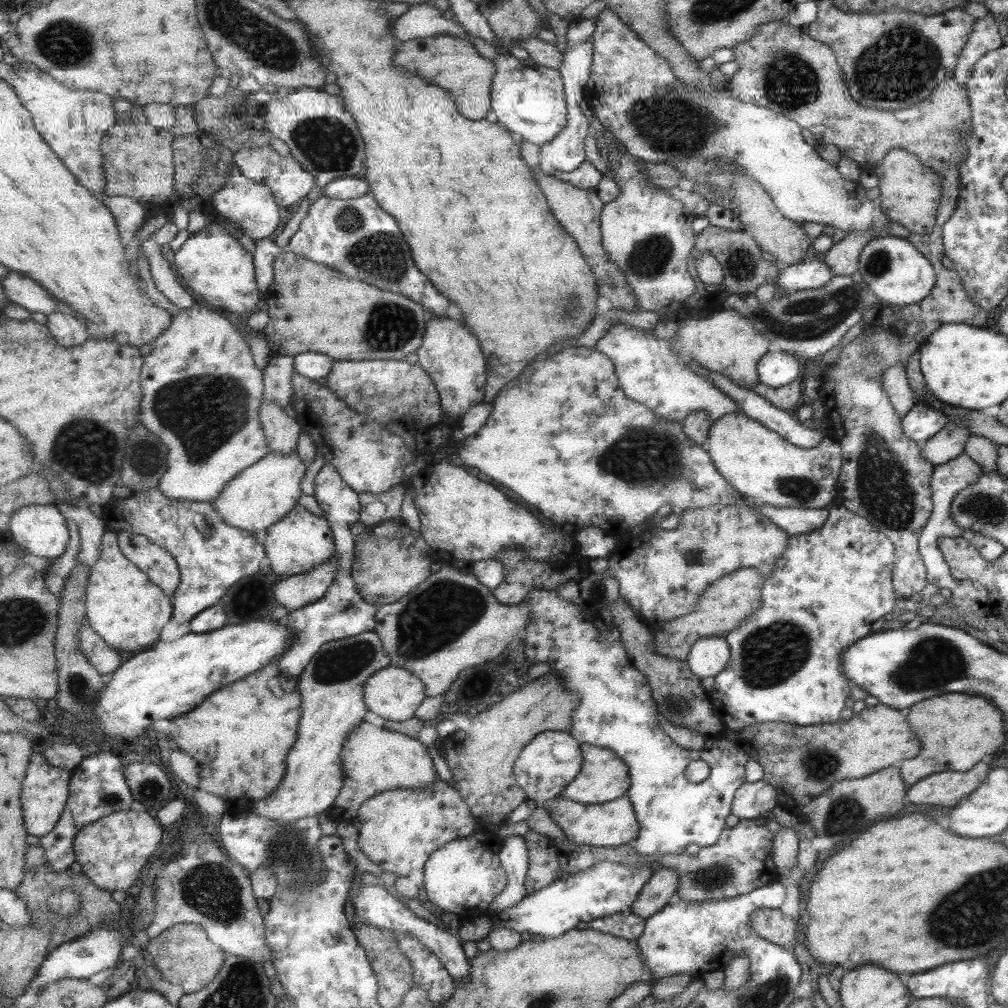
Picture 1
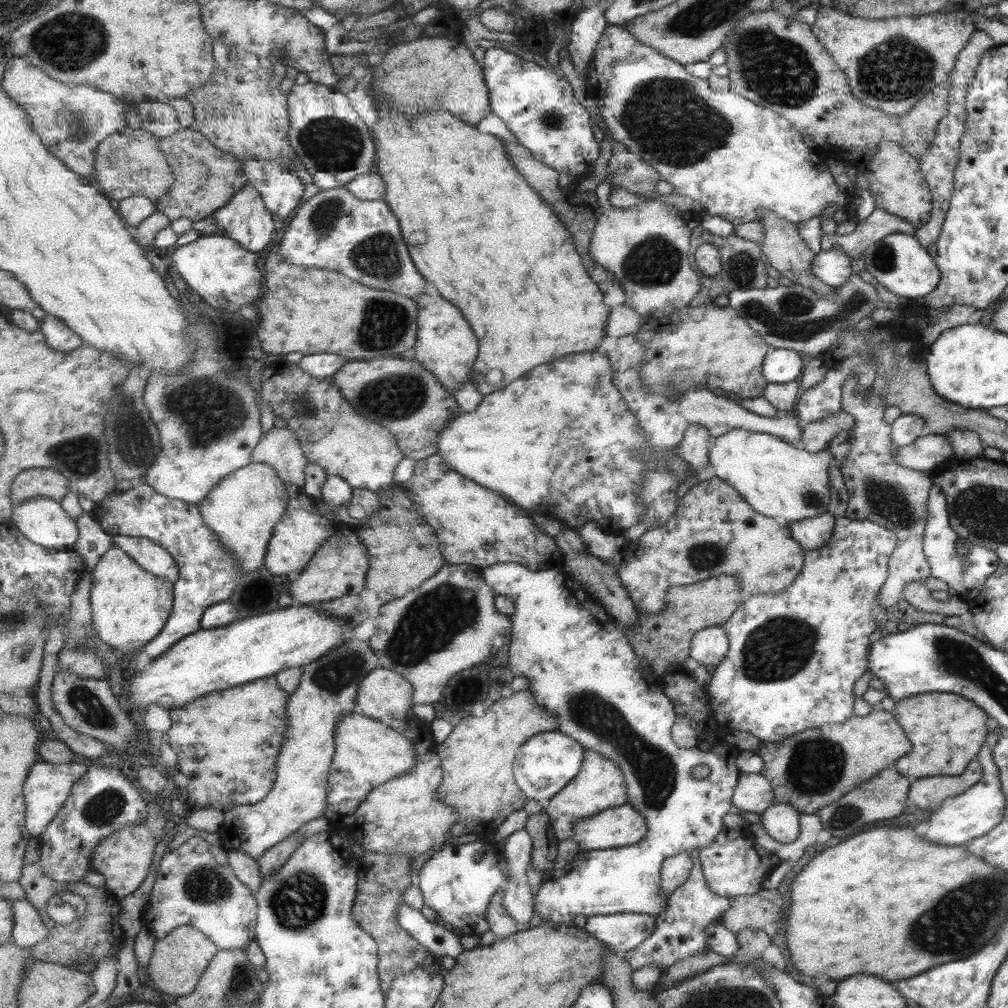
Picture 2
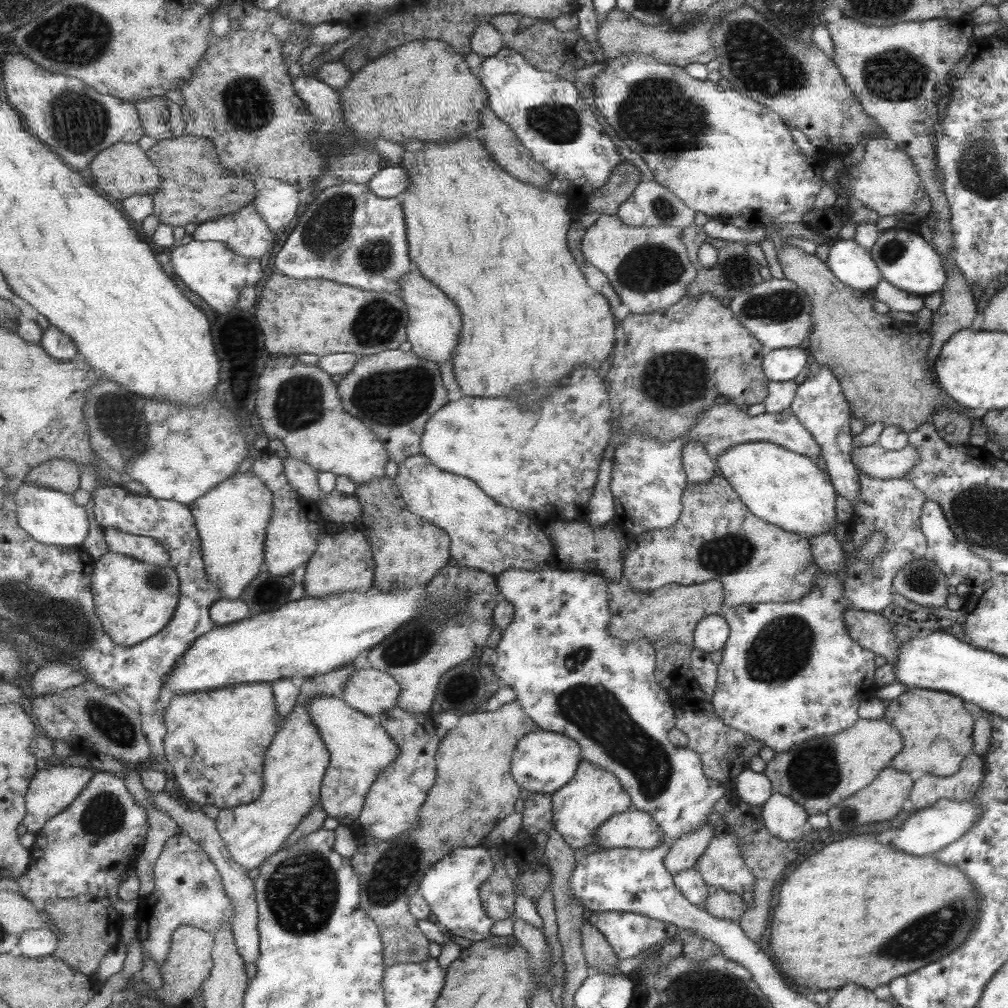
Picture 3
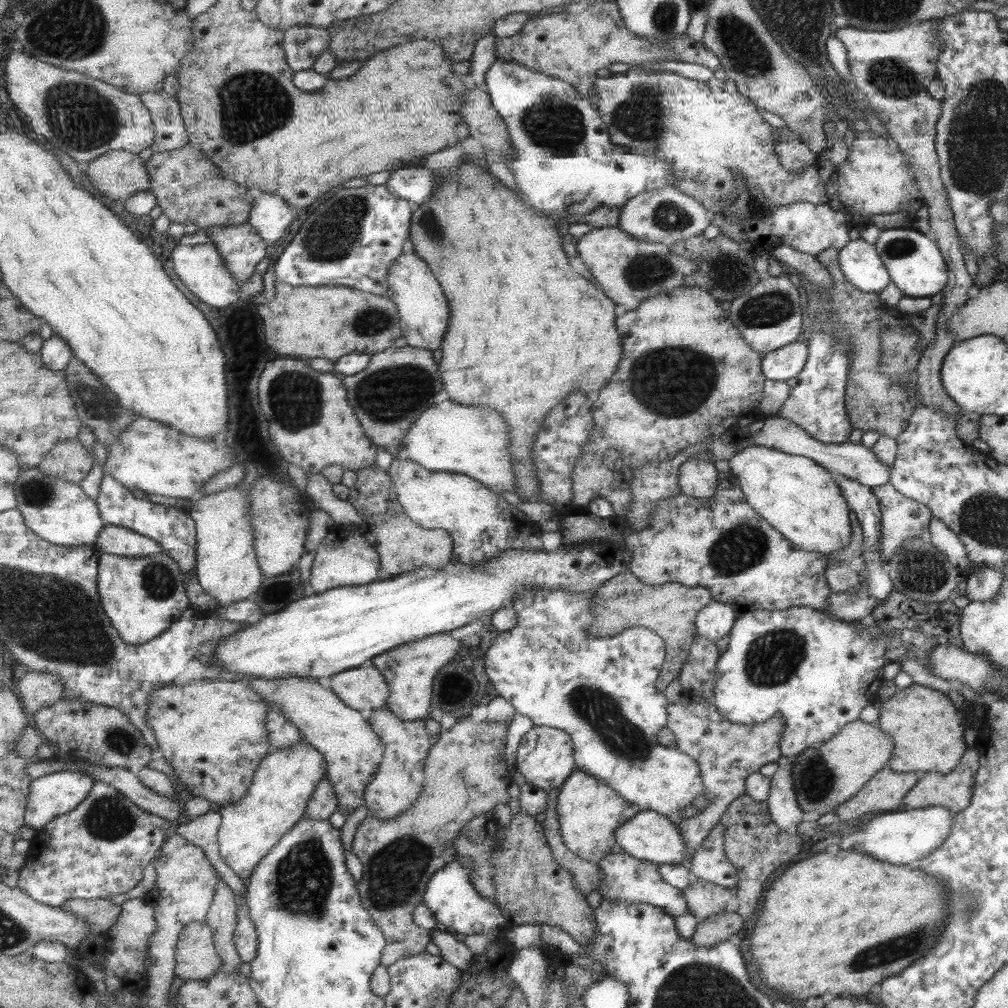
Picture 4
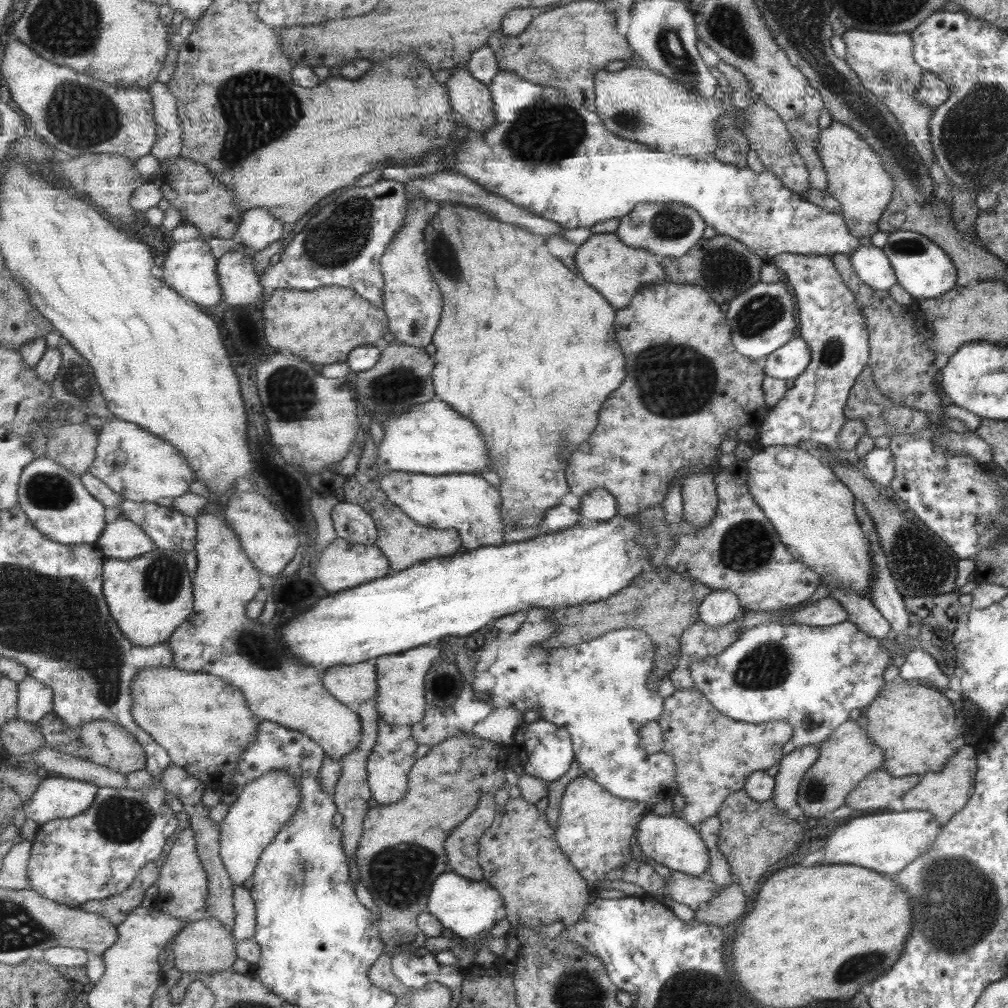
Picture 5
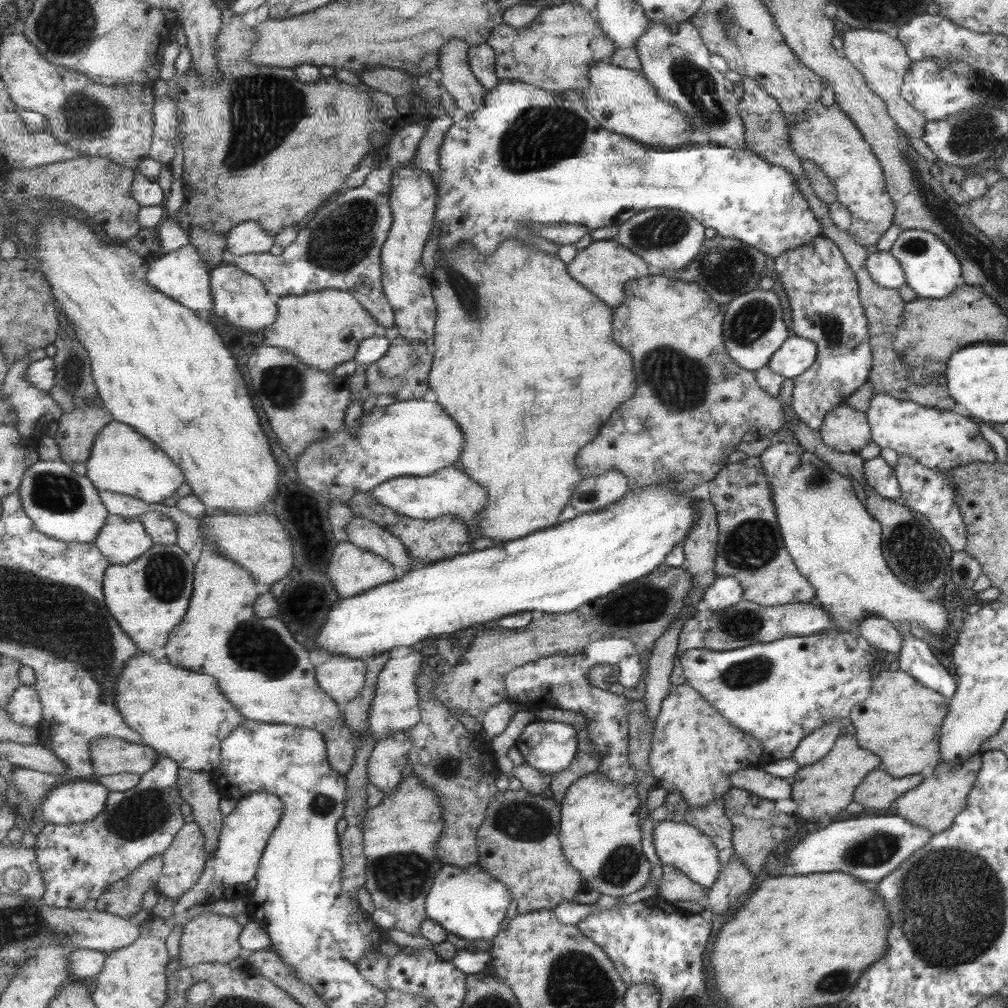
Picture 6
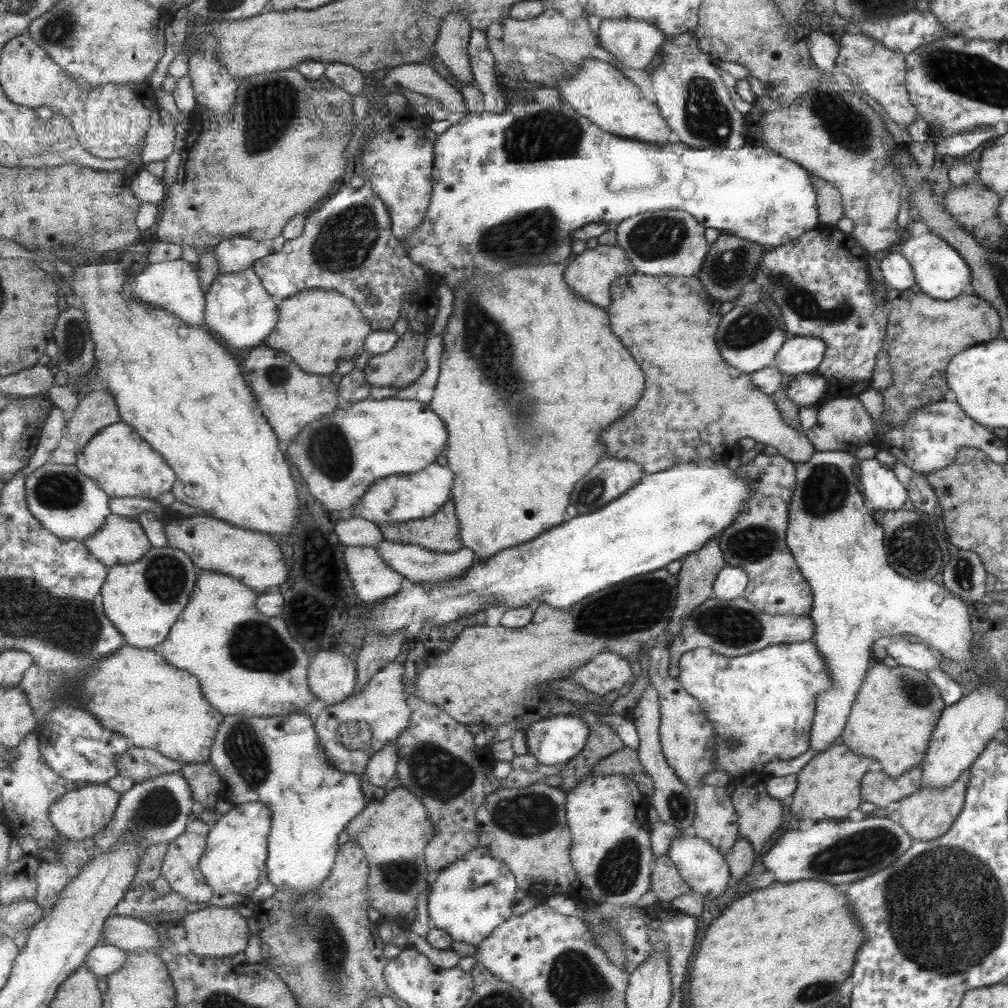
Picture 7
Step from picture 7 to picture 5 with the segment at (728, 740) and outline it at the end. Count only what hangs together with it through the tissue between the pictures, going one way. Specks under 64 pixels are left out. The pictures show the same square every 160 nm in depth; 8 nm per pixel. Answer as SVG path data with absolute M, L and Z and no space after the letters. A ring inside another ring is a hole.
M848 620L826 627L773 621L745 629L718 656L691 664L690 674L695 688L702 692L715 710L736 722L787 722L793 731L791 739L782 749L782 755L787 755L795 749L809 745L817 747L824 743L831 733L849 719L853 710L870 705L871 700L878 696L877 692L882 690L883 672L887 664L887 648Z

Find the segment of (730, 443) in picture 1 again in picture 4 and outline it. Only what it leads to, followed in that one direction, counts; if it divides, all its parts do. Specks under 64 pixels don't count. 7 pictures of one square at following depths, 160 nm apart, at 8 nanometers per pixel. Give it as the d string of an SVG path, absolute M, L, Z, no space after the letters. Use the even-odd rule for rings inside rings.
M748 446L735 453L728 465L729 474L736 479L755 513L796 547L828 556L849 543L851 528L846 499L838 484L814 460L783 454L771 447Z

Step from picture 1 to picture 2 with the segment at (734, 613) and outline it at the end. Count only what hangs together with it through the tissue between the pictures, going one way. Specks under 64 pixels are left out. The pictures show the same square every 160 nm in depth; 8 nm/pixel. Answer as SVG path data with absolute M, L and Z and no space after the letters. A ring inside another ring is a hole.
M719 575L690 585L672 586L667 592L664 608L656 615L639 610L642 623L627 629L627 636L656 680L667 668L689 666L689 650L694 634L708 626L722 627L740 608L744 597L740 582L733 575Z

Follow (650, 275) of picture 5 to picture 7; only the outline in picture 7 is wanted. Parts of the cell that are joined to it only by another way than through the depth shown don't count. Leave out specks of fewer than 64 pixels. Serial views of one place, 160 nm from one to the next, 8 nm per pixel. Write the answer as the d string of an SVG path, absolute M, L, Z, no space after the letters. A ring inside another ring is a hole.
M598 245L594 249L583 251L567 268L566 281L574 288L579 296L589 300L591 304L609 308L613 302L612 285L623 275L633 275L638 272L626 251L618 245Z

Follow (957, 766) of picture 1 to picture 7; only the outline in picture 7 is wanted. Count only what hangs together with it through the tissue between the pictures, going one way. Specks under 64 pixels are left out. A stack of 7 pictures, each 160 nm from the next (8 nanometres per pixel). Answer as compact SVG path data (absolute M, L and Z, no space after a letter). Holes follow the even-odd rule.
M873 660L866 680L851 703L850 716L840 736L843 745L855 755L879 762L884 774L897 778L924 760L941 710L943 701L939 689L925 672L899 665L887 667Z

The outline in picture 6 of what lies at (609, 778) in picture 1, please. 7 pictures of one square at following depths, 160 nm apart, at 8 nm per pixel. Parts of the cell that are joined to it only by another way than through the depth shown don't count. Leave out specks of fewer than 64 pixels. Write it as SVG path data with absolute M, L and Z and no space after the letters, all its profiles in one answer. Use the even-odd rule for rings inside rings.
M595 772L573 783L561 805L563 851L582 874L584 890L623 897L647 888L651 864L647 861L644 836L639 828L645 811L637 785L617 785Z

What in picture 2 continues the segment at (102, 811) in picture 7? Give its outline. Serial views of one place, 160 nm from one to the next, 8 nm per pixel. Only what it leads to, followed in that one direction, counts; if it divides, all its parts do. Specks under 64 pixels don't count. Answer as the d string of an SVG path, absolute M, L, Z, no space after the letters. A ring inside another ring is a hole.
M47 761L36 763L24 786L27 798L27 830L32 837L41 838L47 827L58 817L67 799L71 797L75 782L79 782L79 778L83 778L88 770L88 766L79 763L55 764Z

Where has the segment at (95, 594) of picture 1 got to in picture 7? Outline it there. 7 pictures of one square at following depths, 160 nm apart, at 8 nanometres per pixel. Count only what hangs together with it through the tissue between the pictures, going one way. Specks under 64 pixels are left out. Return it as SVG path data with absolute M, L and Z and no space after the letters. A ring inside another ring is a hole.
M167 546L152 547L141 560L111 568L102 586L105 612L123 630L129 645L155 648L167 640L179 617L190 604L198 583L199 568L184 551Z

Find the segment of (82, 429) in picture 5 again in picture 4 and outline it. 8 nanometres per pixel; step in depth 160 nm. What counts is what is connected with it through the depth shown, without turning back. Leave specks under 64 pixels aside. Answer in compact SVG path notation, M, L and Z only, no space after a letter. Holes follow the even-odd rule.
M77 438L64 440L45 457L38 466L47 476L81 484L96 464L94 455Z

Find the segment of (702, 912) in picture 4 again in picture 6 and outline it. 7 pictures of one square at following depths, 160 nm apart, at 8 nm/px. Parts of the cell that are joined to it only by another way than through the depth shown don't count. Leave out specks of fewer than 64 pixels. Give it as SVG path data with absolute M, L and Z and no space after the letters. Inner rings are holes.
M662 865L657 896L668 901L688 900L696 902L703 896L704 886L689 880L680 870L673 866Z

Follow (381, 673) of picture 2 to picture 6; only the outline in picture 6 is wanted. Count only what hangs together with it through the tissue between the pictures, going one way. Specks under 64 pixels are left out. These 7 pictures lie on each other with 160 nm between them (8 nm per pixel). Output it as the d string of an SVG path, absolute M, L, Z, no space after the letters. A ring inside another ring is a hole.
M337 654L317 667L319 684L341 706L355 700L366 688L367 671L364 660Z

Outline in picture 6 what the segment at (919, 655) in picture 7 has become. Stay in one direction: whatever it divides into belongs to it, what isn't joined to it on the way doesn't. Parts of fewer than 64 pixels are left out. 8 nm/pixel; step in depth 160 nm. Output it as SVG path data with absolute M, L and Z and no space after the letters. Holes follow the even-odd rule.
M865 615L856 624L856 633L867 641L867 644L874 652L882 650L893 654L899 652L901 644L900 631L884 618Z

